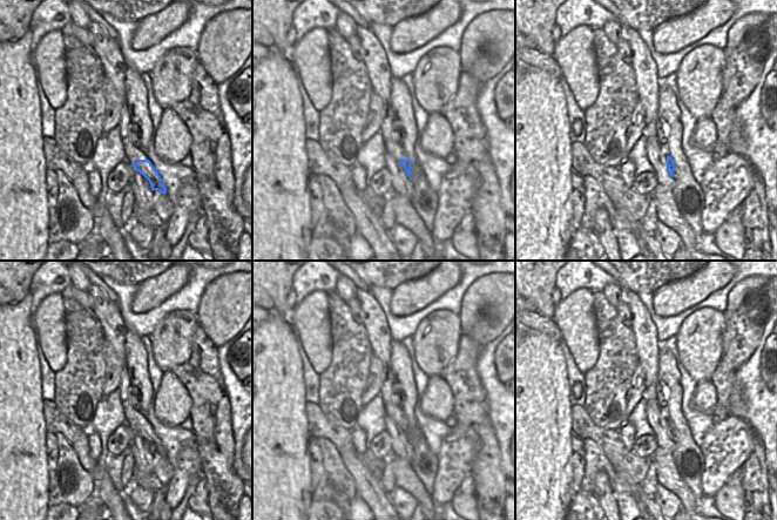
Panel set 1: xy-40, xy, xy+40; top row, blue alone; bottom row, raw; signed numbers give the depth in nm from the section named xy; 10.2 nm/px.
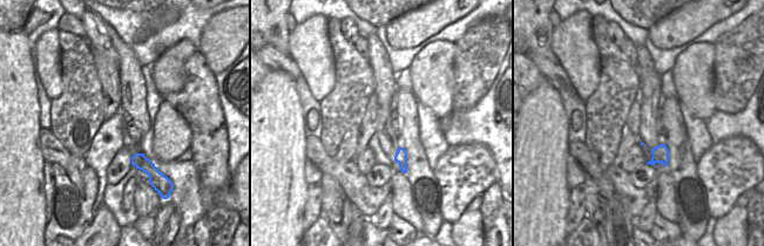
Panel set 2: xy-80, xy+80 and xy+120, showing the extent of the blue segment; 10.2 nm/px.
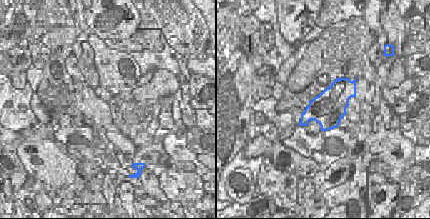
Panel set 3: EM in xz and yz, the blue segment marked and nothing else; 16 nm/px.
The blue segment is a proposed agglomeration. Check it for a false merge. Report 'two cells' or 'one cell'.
one cell

